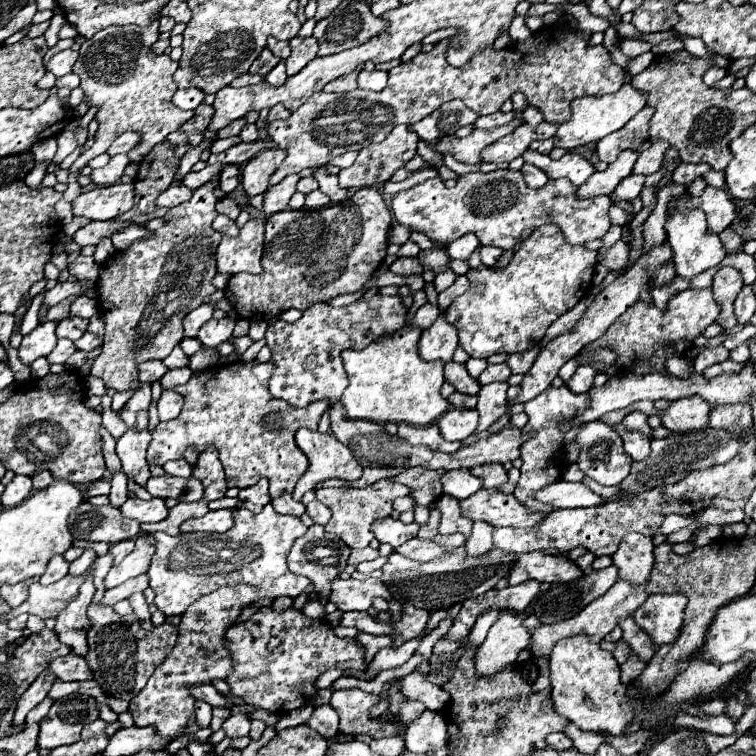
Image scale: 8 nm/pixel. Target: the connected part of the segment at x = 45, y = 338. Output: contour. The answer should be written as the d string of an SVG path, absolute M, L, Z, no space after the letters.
M48 321L38 325L32 333L28 333L22 339L22 345L18 349L18 357L24 365L32 365L38 357L46 357L56 347L56 335L54 335L56 323Z

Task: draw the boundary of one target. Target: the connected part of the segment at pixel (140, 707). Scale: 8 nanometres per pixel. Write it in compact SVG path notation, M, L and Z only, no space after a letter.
M236 585L218 589L208 597L200 597L196 605L188 607L188 611L182 615L176 647L166 657L164 665L154 671L154 675L148 679L146 687L136 695L136 699L130 701L130 711L138 727L156 725L162 737L176 737L184 731L188 717L194 715L194 699L188 693L190 687L212 683L212 679L224 679L232 671L232 661L228 659L228 649L224 647L224 633L230 625L236 623L242 609L256 599L256 589Z

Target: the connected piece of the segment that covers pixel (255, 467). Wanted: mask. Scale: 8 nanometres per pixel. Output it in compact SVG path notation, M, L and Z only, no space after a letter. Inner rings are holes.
M236 361L192 375L186 385L176 387L186 399L180 417L160 423L152 433L148 463L164 465L168 459L180 459L188 445L196 445L198 451L206 445L214 445L220 451L228 487L244 489L266 477L270 481L270 497L292 493L298 479L308 469L308 459L298 449L294 433L300 427L316 429L320 415L330 407L330 401L320 399L306 407L292 407L270 395L268 379L272 373L272 361Z

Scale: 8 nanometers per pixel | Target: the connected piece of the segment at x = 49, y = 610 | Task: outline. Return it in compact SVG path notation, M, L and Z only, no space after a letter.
M66 575L48 587L42 587L40 583L32 583L28 601L24 601L24 605L12 609L6 617L6 621L20 613L32 613L32 615L38 615L40 619L50 619L50 617L56 619L60 615L60 611L66 609L68 601L78 597L78 589L82 583L84 583L84 575L78 575L78 577Z

